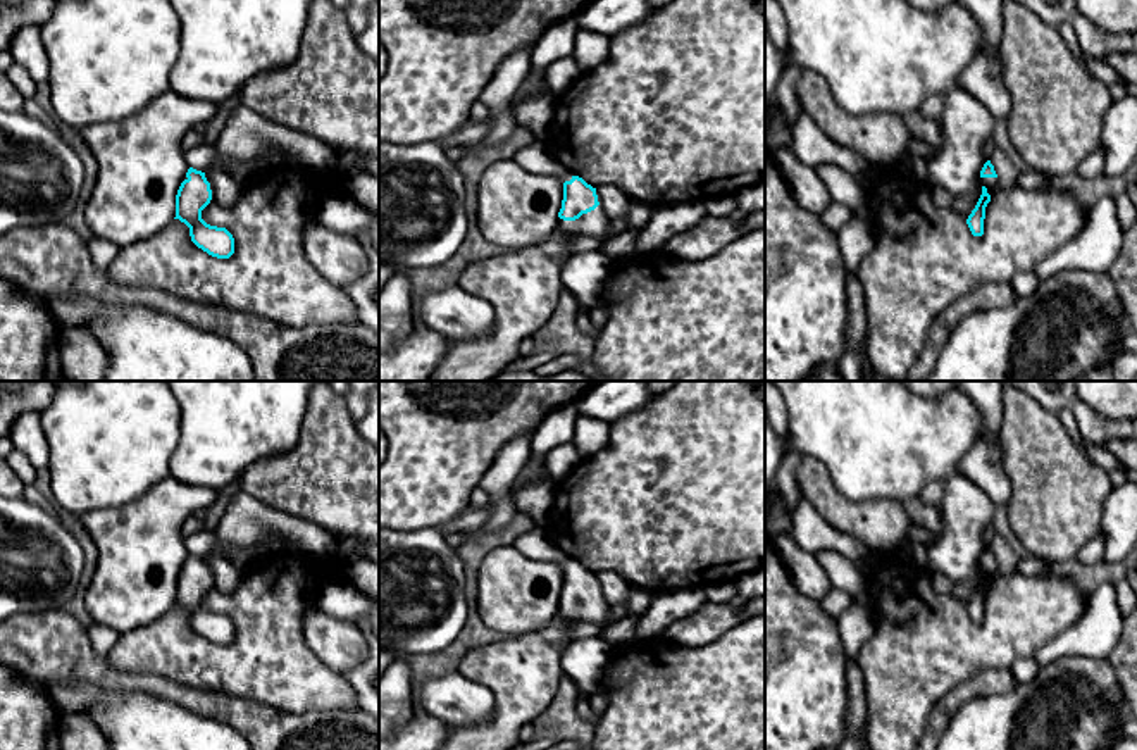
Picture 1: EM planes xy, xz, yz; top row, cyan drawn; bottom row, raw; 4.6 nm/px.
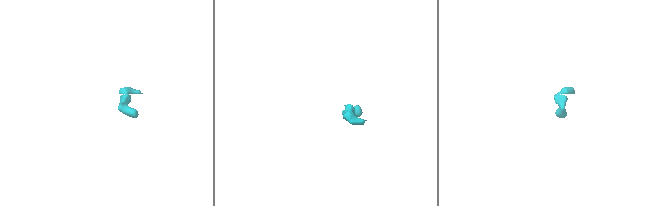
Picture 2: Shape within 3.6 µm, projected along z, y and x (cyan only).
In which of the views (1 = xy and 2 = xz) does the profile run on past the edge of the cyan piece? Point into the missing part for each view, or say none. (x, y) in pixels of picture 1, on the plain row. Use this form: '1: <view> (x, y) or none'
1: none
2: xz (536, 545)

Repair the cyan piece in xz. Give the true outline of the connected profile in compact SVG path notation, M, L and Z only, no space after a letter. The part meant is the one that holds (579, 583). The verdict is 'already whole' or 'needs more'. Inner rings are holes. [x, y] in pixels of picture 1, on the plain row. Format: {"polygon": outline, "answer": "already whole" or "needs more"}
{"polygon": "M541 526L520 536L515 548L534 560L553 560L563 567L563 586L558 598L558 612L570 621L586 621L605 626L610 610L598 588L596 574L582 564L572 562L544 533Z", "answer": "needs more"}

